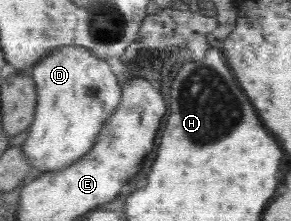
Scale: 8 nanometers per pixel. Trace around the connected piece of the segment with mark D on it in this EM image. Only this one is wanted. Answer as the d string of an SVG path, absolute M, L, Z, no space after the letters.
M64 45L55 49L30 69L38 87L36 119L22 144L22 153L32 165L32 177L56 173L82 160L94 147L102 125L120 105L122 90L119 79L108 63L90 49L80 45Z

